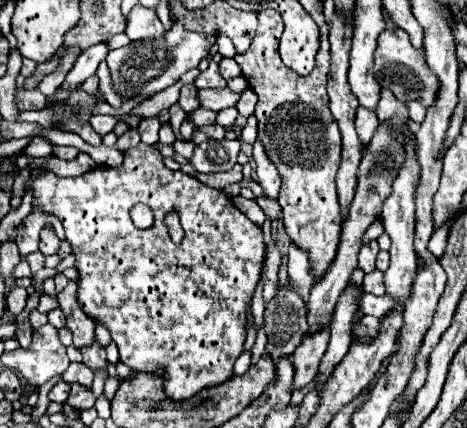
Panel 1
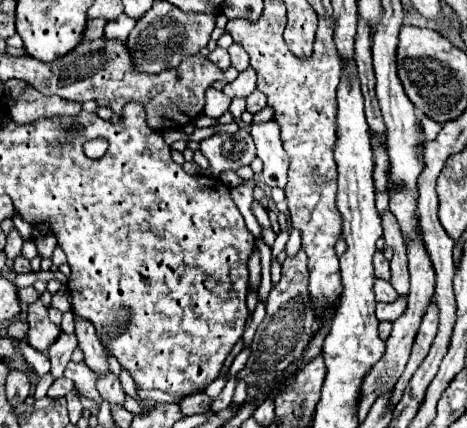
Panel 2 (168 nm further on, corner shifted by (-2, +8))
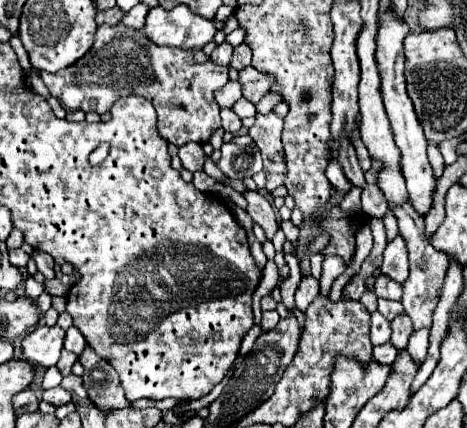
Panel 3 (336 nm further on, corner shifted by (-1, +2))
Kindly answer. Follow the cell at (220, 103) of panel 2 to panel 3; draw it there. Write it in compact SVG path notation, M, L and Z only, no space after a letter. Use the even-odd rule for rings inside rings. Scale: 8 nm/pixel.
M231 80L223 88L219 88L215 92L215 98L217 98L217 102L219 102L221 108L231 108L241 96L243 96L241 84L239 82L231 82Z

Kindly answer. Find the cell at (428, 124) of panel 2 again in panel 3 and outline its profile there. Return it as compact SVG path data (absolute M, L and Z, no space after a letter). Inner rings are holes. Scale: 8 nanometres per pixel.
M429 146L429 162L431 162L433 170L435 170L435 176L439 178L443 174L445 162L443 162L443 156L441 156L441 152L439 152L437 146Z

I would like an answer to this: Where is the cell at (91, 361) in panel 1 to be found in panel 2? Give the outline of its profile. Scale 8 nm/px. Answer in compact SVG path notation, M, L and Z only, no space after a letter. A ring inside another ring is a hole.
M114 372L98 374L96 384L98 384L98 392L104 400L108 400L110 404L124 404L124 390L122 390L122 384Z

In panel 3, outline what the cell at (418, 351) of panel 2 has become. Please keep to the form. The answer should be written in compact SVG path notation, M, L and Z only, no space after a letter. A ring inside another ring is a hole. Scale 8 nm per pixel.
M423 328L423 330L417 330L409 336L409 344L407 344L407 352L413 356L413 360L417 364L423 362L425 354L427 354L427 342L429 342L429 330Z

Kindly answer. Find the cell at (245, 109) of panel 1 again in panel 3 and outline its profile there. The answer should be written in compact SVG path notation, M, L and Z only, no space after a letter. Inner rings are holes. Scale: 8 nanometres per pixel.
M269 92L269 94L267 94L267 96L263 96L263 98L261 98L261 102L257 104L257 112L263 112L263 114L265 114L265 112L271 112L271 110L273 110L273 106L275 106L275 104L279 104L281 100L283 100L283 98L279 98L279 94Z

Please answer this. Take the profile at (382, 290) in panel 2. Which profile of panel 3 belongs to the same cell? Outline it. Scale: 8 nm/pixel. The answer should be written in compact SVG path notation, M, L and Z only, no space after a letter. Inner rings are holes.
M379 298L379 308L377 308L389 322L393 322L395 316L403 314L403 304L401 302L395 302L395 300L385 300L385 298Z

